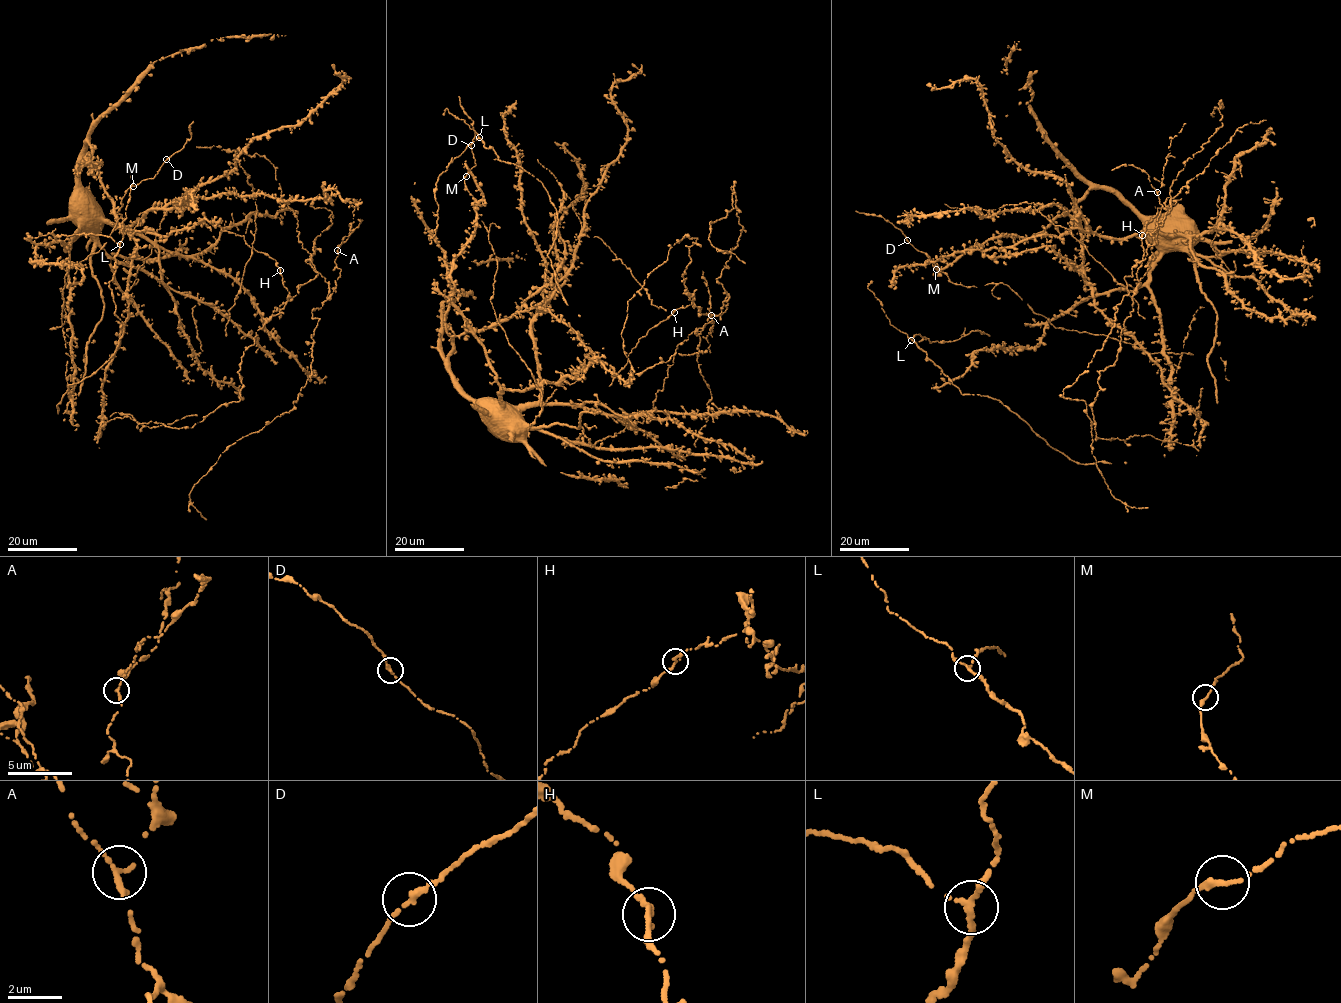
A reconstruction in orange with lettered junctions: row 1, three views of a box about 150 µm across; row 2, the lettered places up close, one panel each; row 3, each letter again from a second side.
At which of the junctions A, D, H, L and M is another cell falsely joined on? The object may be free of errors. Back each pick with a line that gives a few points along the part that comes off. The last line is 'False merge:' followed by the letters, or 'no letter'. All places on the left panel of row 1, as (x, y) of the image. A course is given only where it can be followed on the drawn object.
False merge: no letter

